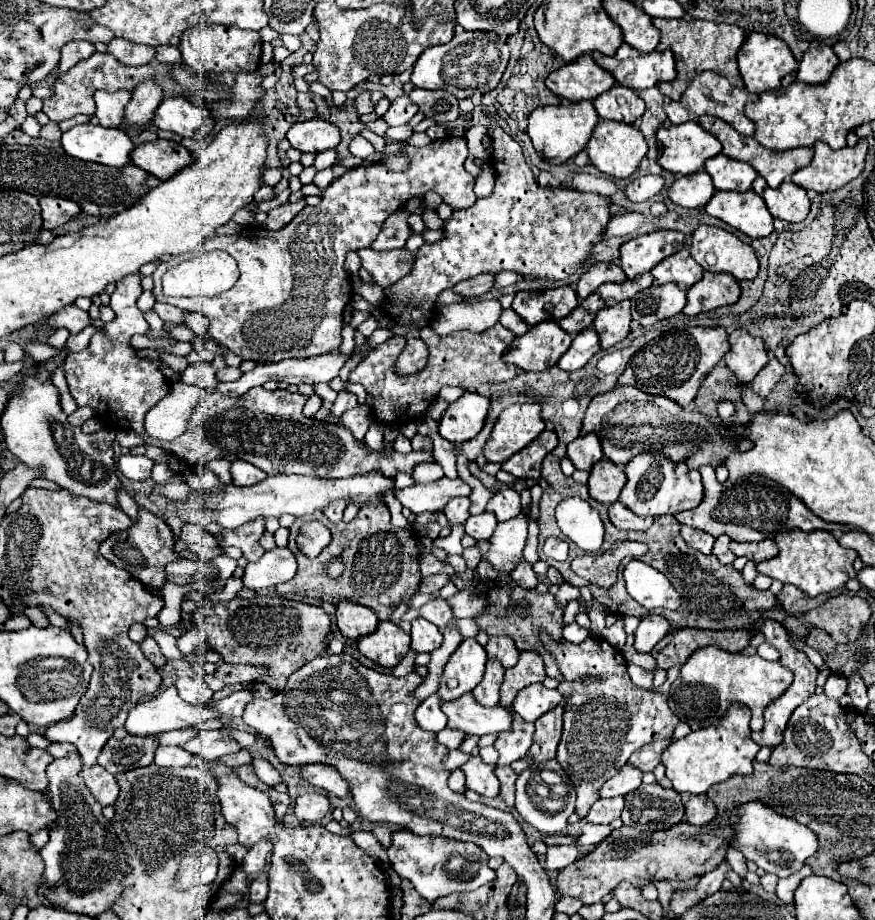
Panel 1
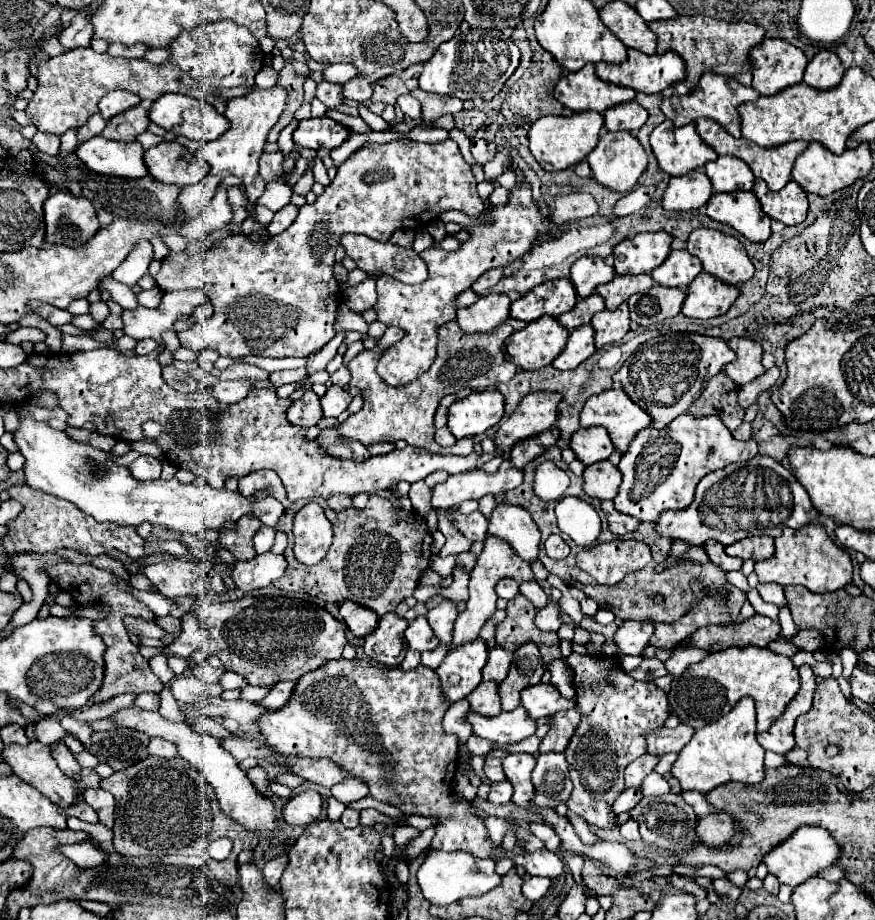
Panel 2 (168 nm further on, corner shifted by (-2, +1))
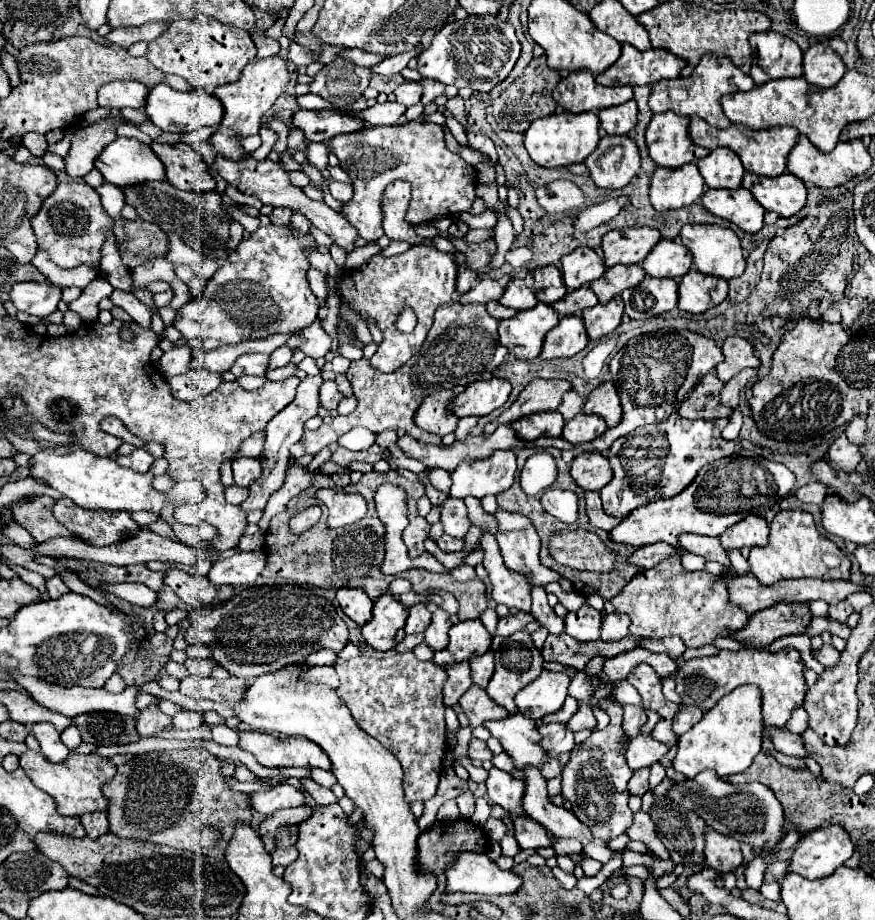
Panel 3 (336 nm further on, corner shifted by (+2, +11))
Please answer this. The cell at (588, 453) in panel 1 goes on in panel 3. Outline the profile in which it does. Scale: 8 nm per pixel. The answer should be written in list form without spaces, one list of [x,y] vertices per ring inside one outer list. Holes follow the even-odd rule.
[[[578,413],[570,421],[566,421],[562,437],[572,445],[580,445],[580,443],[590,443],[590,441],[602,437],[606,429],[608,429],[608,425],[602,417]]]

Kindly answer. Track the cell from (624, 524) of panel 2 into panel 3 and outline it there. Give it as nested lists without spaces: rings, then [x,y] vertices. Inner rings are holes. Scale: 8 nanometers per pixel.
[[[586,493],[586,513],[590,517],[590,523],[598,529],[604,529],[604,531],[610,531],[612,527],[616,527],[622,519],[616,519],[612,515],[608,515],[604,509],[602,509],[602,501],[600,501],[600,495],[598,493]]]

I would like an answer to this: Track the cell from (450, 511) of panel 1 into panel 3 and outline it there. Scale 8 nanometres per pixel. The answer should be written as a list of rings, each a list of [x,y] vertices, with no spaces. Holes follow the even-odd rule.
[[[446,533],[438,539],[438,547],[442,551],[462,551],[462,545],[464,545],[464,539],[454,539],[454,537],[448,537]]]

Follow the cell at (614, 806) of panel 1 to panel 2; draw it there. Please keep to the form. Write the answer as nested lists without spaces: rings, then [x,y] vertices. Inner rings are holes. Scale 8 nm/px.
[[[640,787],[626,789],[626,791],[624,791],[624,793],[620,793],[620,797],[614,801],[612,809],[614,809],[614,813],[630,811],[632,807],[636,807],[636,803],[640,803],[640,799],[642,799],[642,789],[640,789]]]

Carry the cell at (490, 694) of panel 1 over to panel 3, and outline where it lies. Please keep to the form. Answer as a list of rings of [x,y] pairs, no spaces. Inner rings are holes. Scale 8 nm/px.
[[[472,685],[460,697],[460,707],[466,713],[466,717],[470,719],[470,727],[478,727],[490,719],[504,719],[508,715],[508,711],[496,705],[480,685]]]

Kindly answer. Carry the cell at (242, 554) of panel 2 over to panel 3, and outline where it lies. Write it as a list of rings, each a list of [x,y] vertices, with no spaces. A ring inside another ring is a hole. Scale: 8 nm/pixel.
[[[316,375],[316,377],[306,377],[300,385],[298,385],[298,391],[296,391],[296,397],[290,405],[286,405],[286,409],[282,409],[278,415],[272,417],[272,421],[266,425],[266,443],[264,443],[264,453],[266,453],[266,459],[262,461],[264,465],[264,477],[260,481],[256,481],[256,485],[252,485],[250,489],[250,497],[240,505],[244,513],[250,513],[254,509],[260,509],[264,511],[268,499],[272,493],[276,493],[284,481],[284,475],[286,475],[286,465],[288,465],[288,457],[290,457],[290,447],[300,441],[300,437],[304,435],[304,423],[316,415],[316,409],[320,407],[318,403],[318,389],[322,385],[322,377]]]

